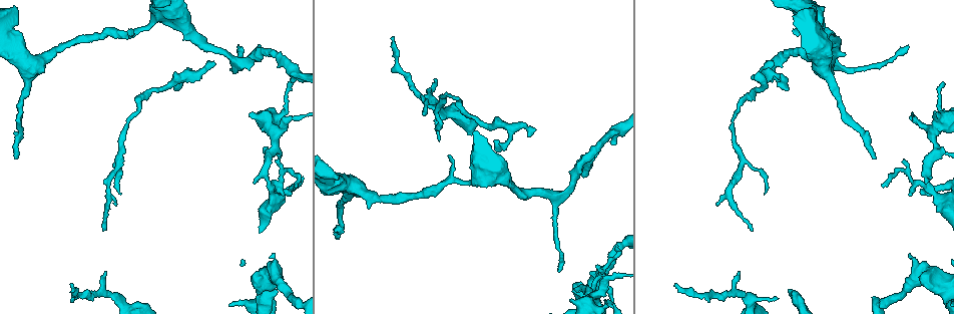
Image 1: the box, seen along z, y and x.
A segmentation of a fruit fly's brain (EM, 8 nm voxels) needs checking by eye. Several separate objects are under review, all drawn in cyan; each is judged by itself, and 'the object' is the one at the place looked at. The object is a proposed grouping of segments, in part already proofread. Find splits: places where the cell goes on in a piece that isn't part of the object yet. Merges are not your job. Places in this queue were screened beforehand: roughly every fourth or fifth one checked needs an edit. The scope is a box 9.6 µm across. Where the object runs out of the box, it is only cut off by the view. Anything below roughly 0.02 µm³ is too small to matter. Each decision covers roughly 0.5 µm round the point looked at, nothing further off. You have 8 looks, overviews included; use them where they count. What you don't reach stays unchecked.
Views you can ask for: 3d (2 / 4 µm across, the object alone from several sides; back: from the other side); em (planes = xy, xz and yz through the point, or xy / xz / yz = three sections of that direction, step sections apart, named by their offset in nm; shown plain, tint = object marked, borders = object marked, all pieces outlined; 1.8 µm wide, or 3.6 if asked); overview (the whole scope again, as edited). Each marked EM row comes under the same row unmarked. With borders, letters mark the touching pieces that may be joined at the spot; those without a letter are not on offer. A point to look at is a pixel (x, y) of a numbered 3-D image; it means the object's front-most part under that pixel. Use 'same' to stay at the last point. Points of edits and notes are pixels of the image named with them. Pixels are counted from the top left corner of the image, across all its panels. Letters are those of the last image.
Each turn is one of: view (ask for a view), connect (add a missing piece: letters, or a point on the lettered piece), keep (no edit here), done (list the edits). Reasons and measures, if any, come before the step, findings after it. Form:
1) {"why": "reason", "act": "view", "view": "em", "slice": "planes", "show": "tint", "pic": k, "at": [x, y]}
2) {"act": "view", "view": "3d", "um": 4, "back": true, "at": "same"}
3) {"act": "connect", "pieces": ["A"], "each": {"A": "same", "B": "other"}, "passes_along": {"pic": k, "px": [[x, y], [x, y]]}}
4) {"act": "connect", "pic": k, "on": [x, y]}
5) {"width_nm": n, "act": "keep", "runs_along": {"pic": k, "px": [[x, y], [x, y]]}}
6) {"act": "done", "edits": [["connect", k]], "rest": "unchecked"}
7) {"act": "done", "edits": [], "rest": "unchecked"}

{"why": "tapers out", "act": "view", "view": "3d", "um": 2, "pic": 1, "at": [676, 284]}

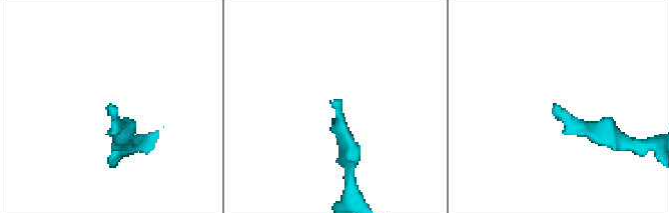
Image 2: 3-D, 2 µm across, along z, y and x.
{"why": "now the EM", "act": "view", "view": "em", "slice": "yz", "step": 16, "show": "borders", "pic": 2, "at": [333, 103]}

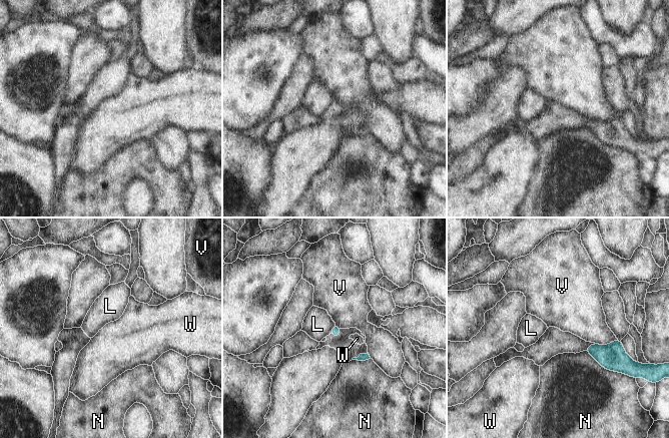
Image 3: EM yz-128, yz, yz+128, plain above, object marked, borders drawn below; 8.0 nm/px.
{"longest_contact_nm": ["N", 280], "act": "keep", "each": {"L": "other", "N": "other", "V": "other", "W": "other"}, "found": "no lettered piece goes on from it"}

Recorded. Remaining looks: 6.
{"why": "thin end", "act": "view", "view": "em", "slice": "planes", "show": "borders", "pic": 1, "at": [174, 88]}

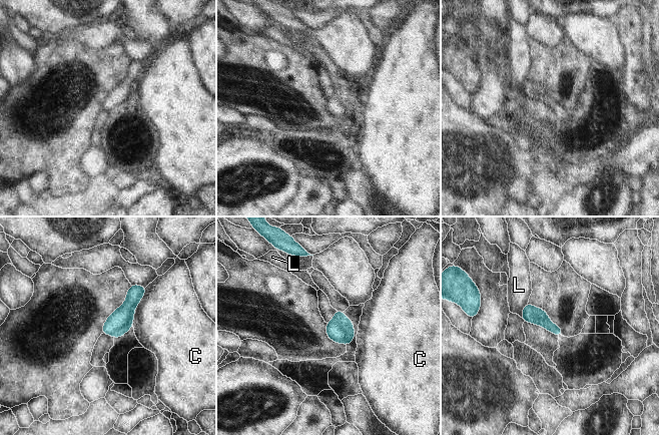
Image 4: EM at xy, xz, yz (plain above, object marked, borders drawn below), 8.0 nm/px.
{"act": "keep", "each": {"C": "other", "L": "other"}, "border": {"pic": 4, "px": [[527, 303], [521, 317]]}, "found": "none of them fits"}

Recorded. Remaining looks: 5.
{"act": "view", "view": "3d", "um": 2, "pic": 1, "at": [269, 183]}

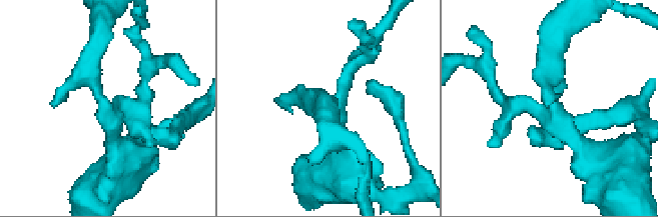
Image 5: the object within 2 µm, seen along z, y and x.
{"act": "view", "view": "em", "slice": "xy", "step": 16, "show": "tint", "pic": 5, "at": [550, 108]}

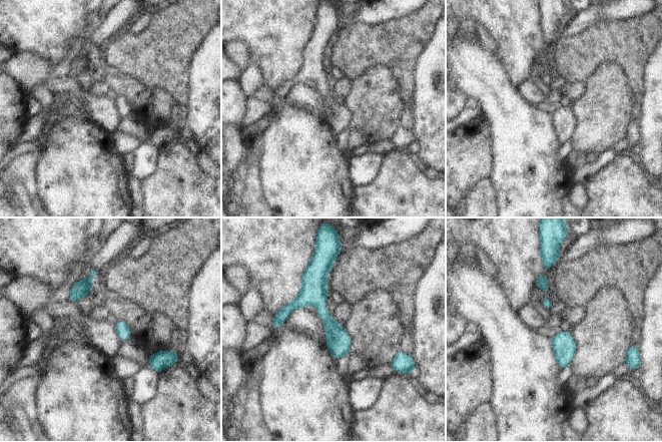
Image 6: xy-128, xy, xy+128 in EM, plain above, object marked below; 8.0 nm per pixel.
{"act": "view", "view": "em", "slice": "yz", "step": 8, "show": "borders", "at": "same"}

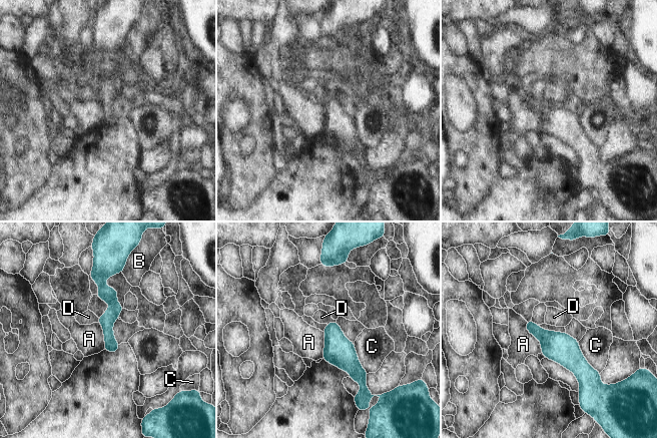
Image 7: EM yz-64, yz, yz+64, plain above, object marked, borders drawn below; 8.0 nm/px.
{"act": "keep", "each": {"A": "other", "B": "other", "C": "other", "D": "other"}, "runs_along": {"pic": 7, "px": [[528, 323], [558, 347], [589, 381]]}, "found": "no lettered piece goes on from it"}

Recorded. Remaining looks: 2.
{"act": "done", "edits": [], "rest": "unchecked"}

